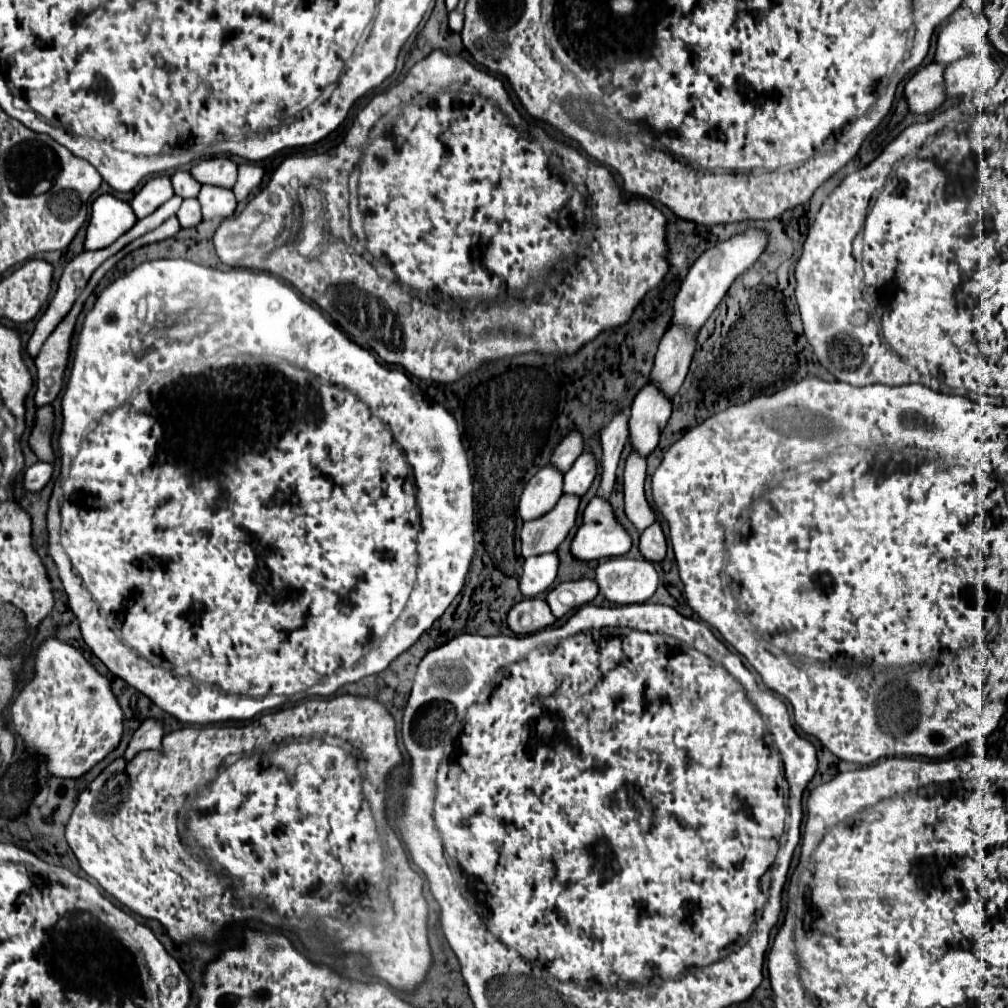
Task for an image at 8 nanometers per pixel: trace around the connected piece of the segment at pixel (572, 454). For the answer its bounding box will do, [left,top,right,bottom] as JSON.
[551,431,583,473]

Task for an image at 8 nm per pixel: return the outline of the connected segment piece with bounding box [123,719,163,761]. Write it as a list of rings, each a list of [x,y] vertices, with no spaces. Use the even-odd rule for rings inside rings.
[[[155,719],[143,721],[141,727],[133,733],[123,759],[131,761],[141,751],[161,751],[161,737],[163,737],[163,725],[159,721]]]

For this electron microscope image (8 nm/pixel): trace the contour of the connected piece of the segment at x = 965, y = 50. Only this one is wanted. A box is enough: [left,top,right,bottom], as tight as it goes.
[935,19,989,67]

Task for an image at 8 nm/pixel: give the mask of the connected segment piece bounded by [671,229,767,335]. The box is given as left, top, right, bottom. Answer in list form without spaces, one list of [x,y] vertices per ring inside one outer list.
[[[751,229],[751,231],[739,233],[739,235],[731,237],[729,241],[723,241],[723,243],[707,249],[691,265],[687,277],[681,283],[679,293],[675,295],[671,323],[685,327],[687,335],[695,335],[703,327],[703,323],[709,319],[713,309],[719,305],[719,301],[725,297],[725,293],[729,291],[729,287],[735,281],[735,277],[741,275],[745,269],[749,269],[759,259],[759,255],[763,253],[765,245],[767,245],[767,233]]]

